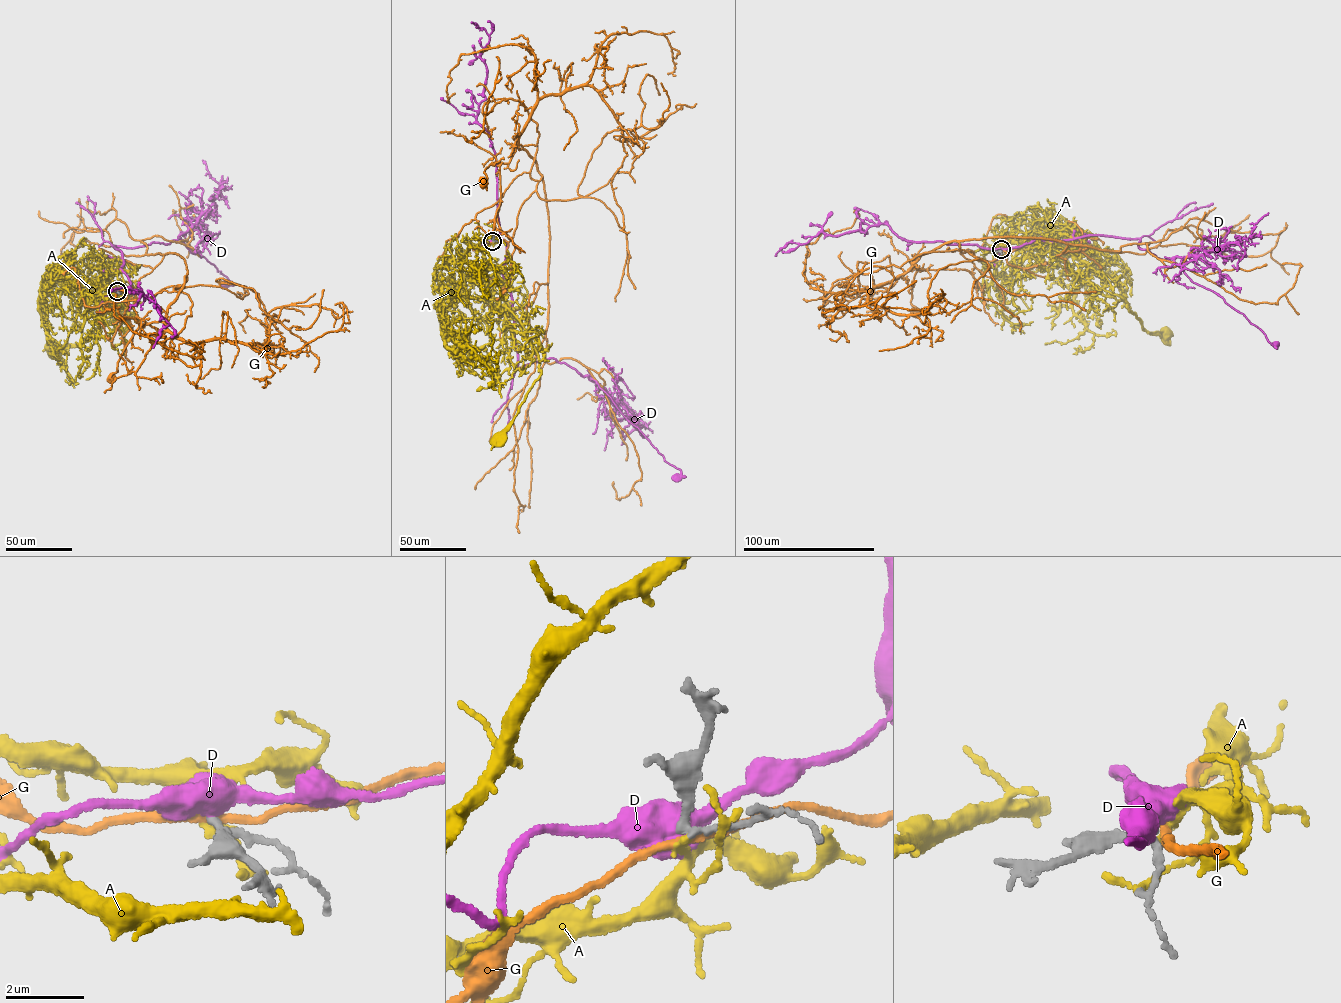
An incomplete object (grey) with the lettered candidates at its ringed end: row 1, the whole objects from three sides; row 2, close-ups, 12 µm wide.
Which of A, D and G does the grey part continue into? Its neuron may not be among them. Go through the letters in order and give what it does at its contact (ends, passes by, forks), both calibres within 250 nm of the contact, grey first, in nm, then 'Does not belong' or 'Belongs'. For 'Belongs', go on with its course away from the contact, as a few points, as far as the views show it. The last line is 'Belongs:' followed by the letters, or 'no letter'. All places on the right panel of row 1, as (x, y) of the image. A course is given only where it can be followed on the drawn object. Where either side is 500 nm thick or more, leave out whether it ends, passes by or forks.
A: It ends there. Thickness 190 nm (grey) against 180 nm. Does not belong
D: It forks there. Thickness 190 nm (grey) against 480 nm. Does not belong
G: It passes by. Thickness 180 nm (grey) against 200 nm. Does not belong
Belongs: no letter

